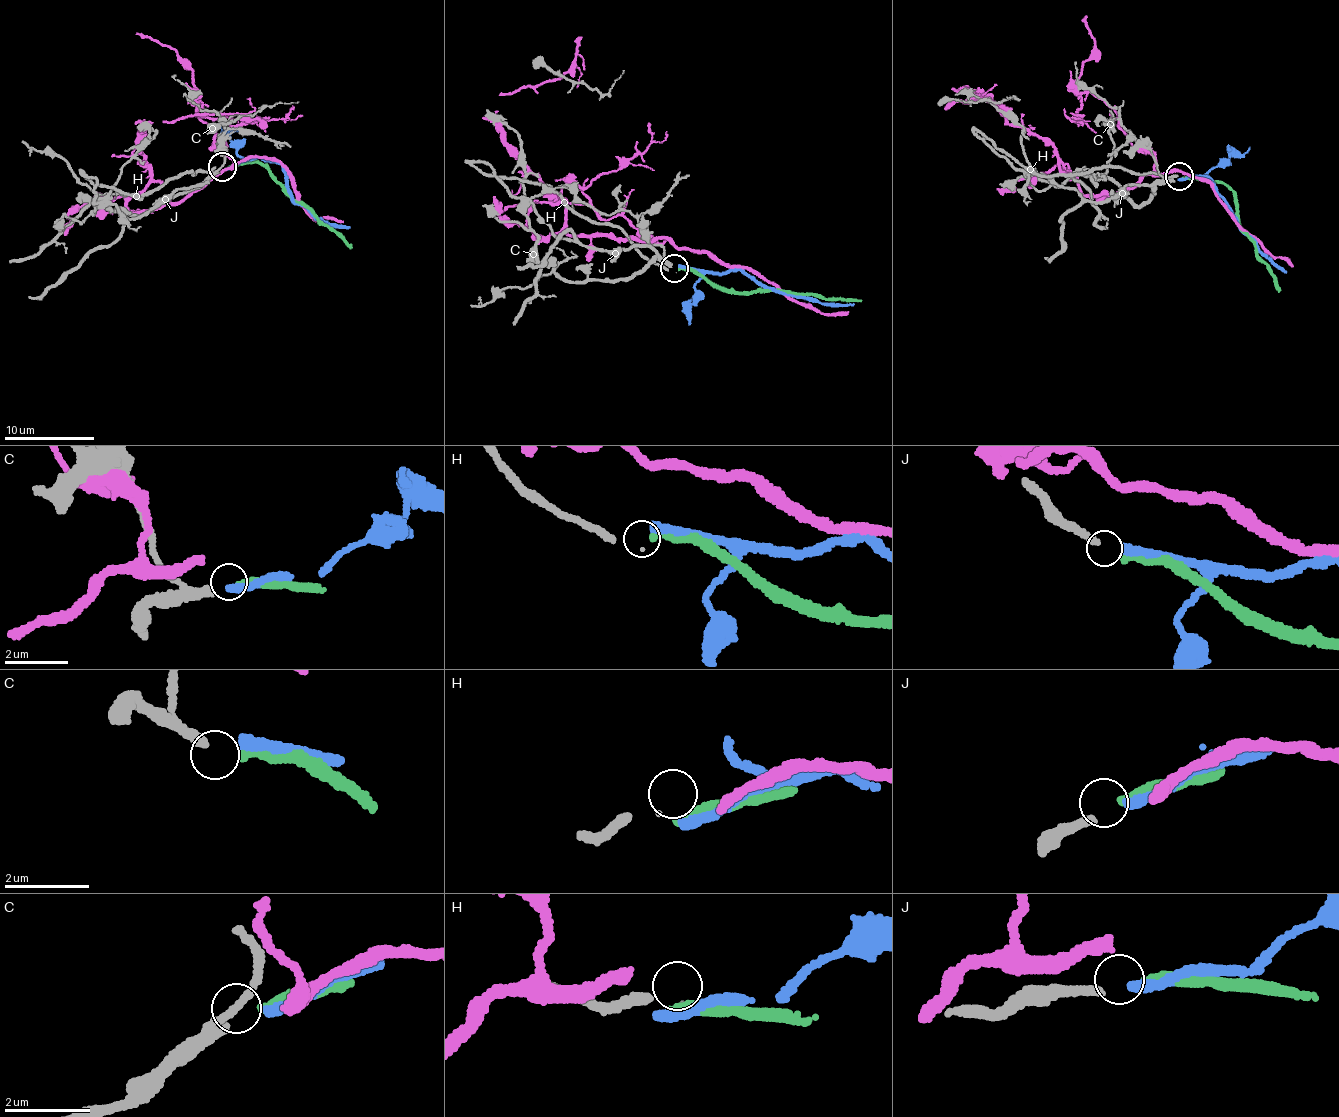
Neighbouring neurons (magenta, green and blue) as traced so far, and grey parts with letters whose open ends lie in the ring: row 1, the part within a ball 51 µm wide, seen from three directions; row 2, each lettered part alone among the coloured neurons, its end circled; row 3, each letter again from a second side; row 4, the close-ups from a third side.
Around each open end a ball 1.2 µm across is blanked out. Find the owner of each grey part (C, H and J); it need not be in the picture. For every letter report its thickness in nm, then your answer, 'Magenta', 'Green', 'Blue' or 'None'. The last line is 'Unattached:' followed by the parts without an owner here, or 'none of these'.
C: Thickness 180 nm. Green
H: Thickness 30 nm. None
J: Thickness 200 nm. Blue
Unattached: H

